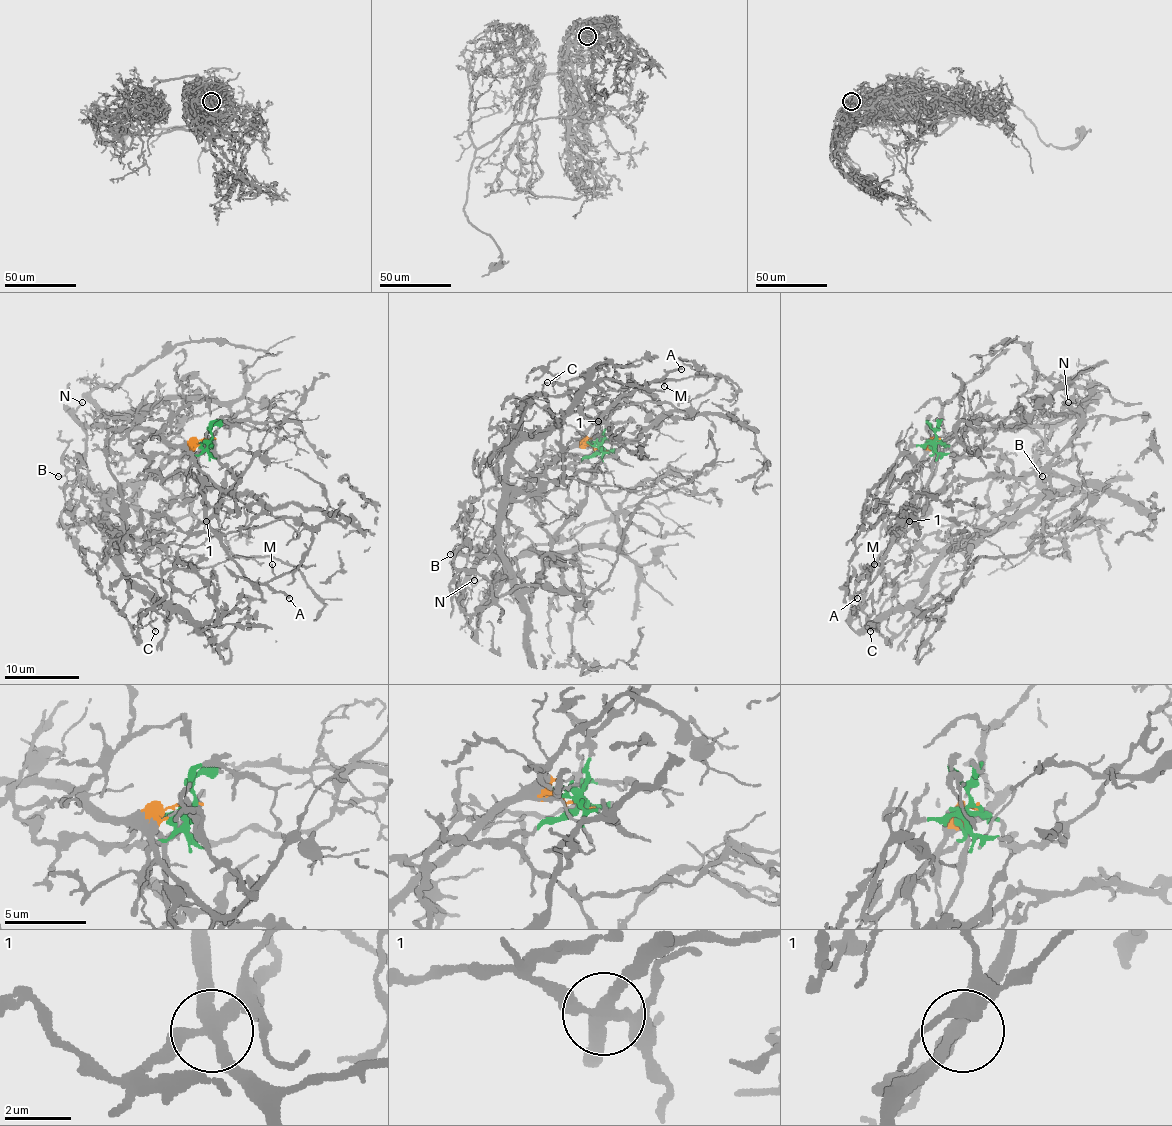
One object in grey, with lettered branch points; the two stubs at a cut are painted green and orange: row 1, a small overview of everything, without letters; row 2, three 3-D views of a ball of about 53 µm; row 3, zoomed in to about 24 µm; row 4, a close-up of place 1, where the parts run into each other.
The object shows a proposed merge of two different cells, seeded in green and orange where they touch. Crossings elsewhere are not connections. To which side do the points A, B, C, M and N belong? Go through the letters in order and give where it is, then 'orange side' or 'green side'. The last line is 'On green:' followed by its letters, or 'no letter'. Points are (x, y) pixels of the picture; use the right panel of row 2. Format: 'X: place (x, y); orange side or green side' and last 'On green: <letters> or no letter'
A: place (857, 598); orange side
B: place (1042, 476); orange side
C: place (870, 631); green side
M: place (874, 564); orange side
N: place (1068, 402); orange side
On green: C

